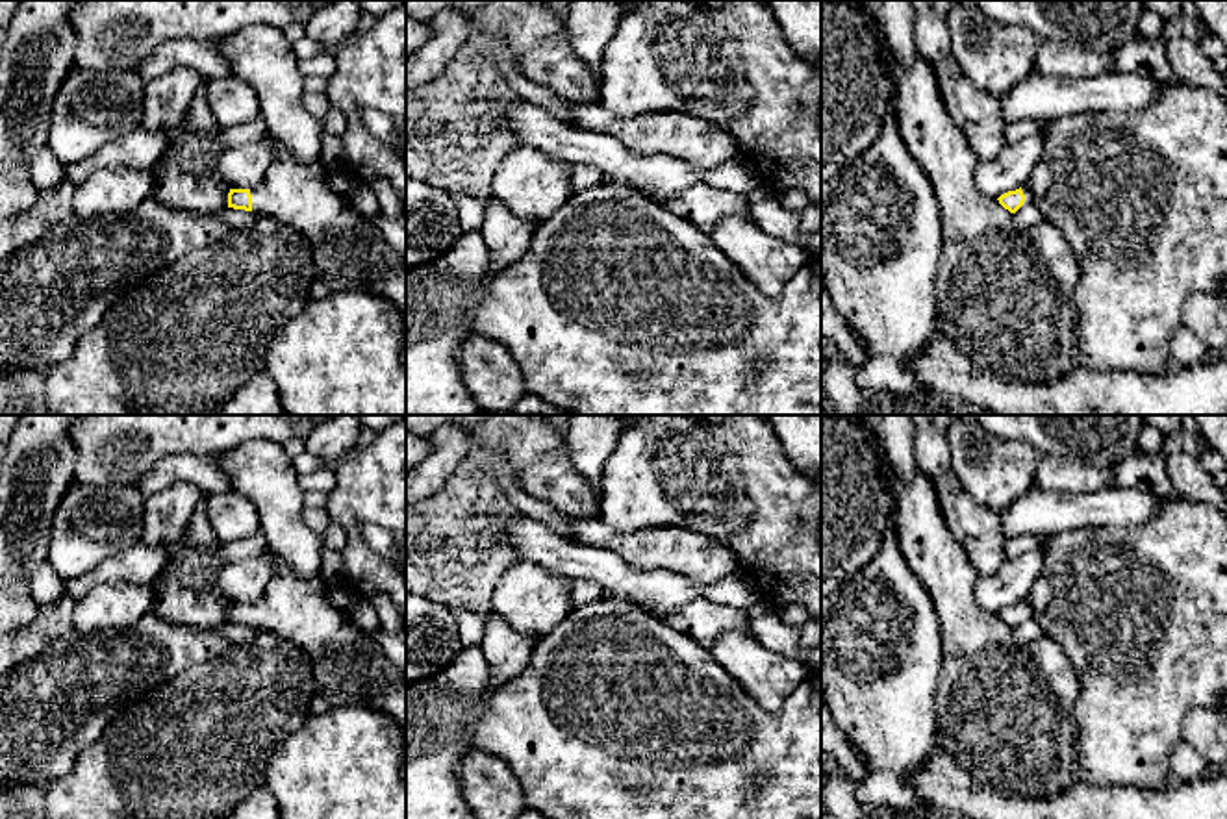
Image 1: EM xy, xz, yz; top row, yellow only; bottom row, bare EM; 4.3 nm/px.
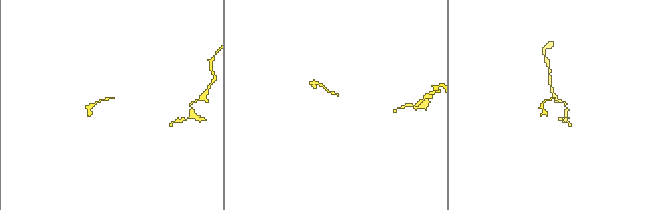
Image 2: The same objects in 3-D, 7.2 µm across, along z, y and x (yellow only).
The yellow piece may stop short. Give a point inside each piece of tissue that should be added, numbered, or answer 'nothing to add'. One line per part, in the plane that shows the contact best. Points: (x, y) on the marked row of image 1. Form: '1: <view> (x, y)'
1: xy (349, 252)

